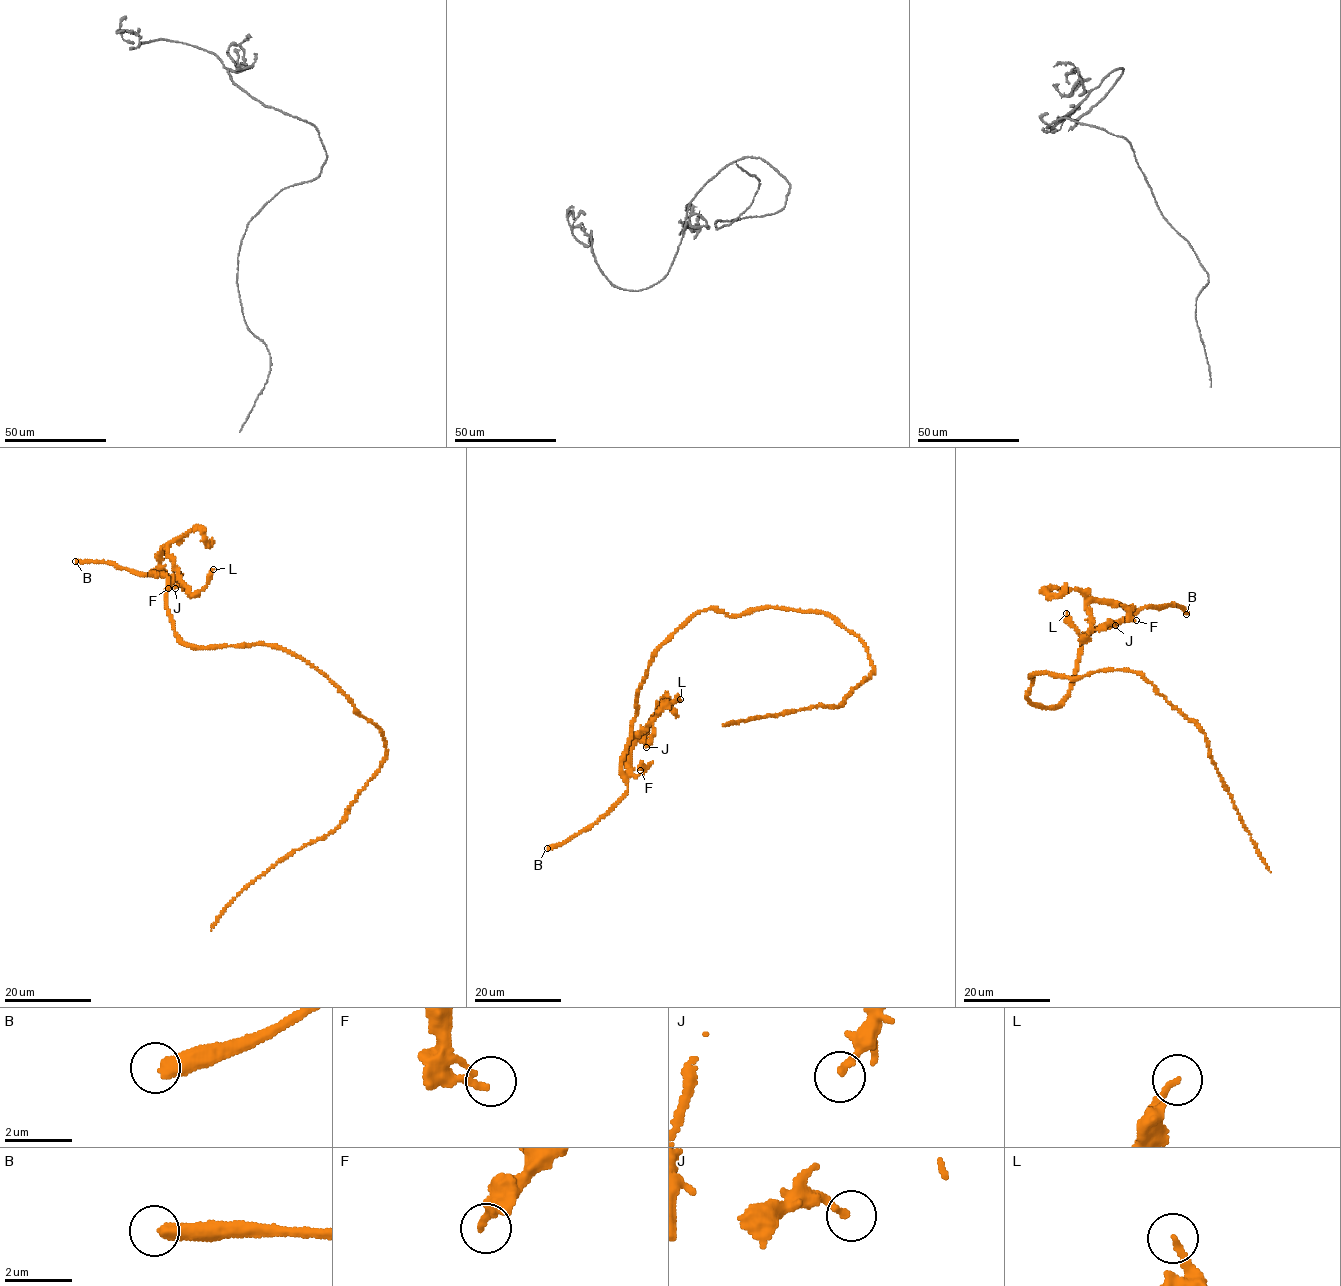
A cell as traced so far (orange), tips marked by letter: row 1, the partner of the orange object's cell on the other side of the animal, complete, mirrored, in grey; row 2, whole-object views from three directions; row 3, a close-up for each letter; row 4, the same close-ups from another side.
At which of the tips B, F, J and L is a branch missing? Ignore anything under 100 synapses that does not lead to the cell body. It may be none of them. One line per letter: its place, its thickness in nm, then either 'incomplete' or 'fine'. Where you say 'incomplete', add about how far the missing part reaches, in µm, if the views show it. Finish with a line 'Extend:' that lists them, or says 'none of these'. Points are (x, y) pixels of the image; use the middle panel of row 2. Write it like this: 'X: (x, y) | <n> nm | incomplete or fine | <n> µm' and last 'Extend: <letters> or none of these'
B: (547, 848) | 420 nm | incomplete | 100 µm
F: (640, 770) | 190 nm | fine
J: (646, 747) | 200 nm | fine
L: (680, 699) | 200 nm | fine
Extend: B

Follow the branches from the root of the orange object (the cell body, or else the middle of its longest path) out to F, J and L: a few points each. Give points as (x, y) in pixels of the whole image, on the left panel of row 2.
F: (288, 652), (262, 644), (199, 648), (182, 642), (168, 612), (167, 577), (152, 574), (172, 578), (168, 588)
J: (288, 652), (182, 642), (167, 577), (152, 574), (164, 546), (183, 584), (175, 588)
L: (288, 652), (182, 642), (167, 577), (152, 574), (162, 548), (188, 593), (199, 593), (213, 569)

